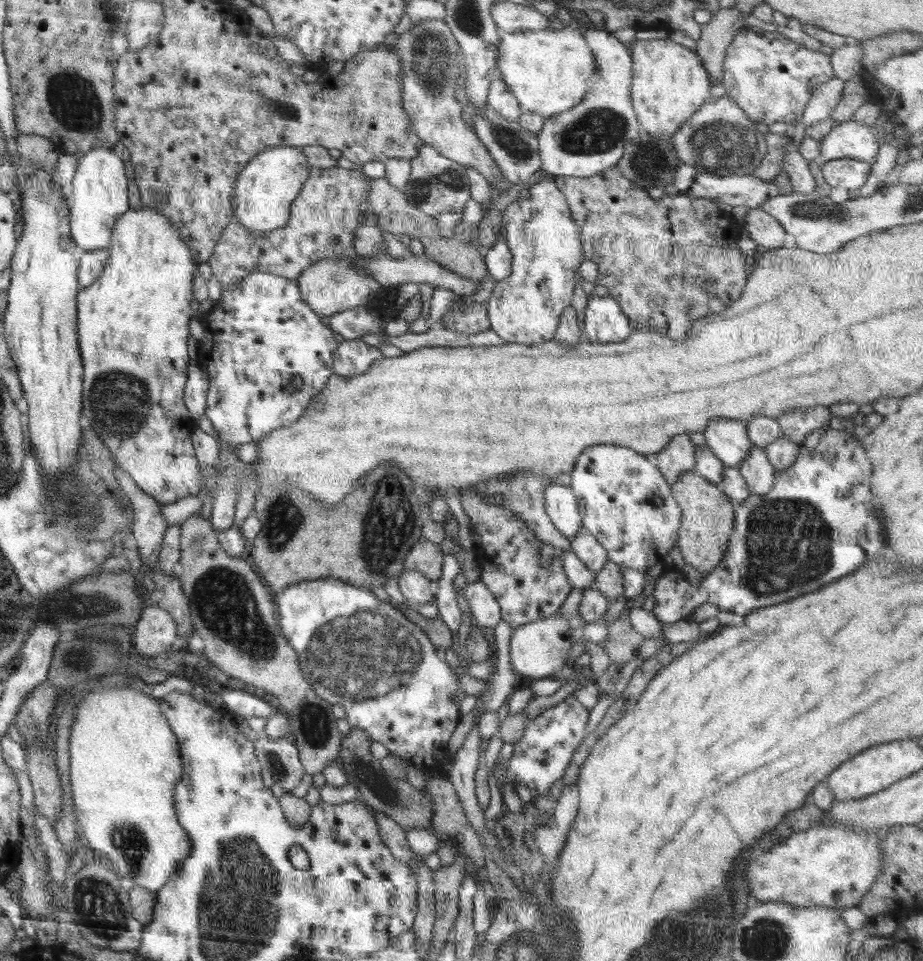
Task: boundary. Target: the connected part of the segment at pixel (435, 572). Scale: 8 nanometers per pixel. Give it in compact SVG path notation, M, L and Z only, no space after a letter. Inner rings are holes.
M427 538L420 540L408 551L405 559L404 569L416 570L424 575L430 582L438 581L442 573L444 553L436 543Z

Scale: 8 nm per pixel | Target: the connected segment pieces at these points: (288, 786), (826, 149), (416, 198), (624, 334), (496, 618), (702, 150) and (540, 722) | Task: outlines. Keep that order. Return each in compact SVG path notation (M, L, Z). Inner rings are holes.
M259 735L254 744L260 766L274 771L275 779L280 782L285 793L300 784L305 770L299 759L299 750L294 743L286 741L284 737L272 740Z
M853 119L833 126L821 140L818 162L834 159L858 159L872 164L878 154L880 142L871 126Z
M426 144L413 159L410 159L410 162L411 173L402 191L414 208L431 217L444 212L458 212L465 208L466 201L471 194L466 167L462 163L446 158L434 147Z
M601 291L588 298L584 314L587 340L598 344L622 342L632 333L628 317L614 298Z
M481 581L468 582L457 592L470 604L472 616L479 626L494 628L501 620L501 608L494 593Z
M729 97L712 98L706 101L671 136L675 155L682 163L693 166L699 172L714 173L718 176L742 176L754 172L767 153L767 140L760 135L757 123L750 120L746 113Z
M556 704L534 720L525 728L522 738L514 743L512 757L506 762L507 778L514 785L514 781L525 784L531 794L548 796L550 787L564 774L571 756L578 745L584 740L589 711L581 705Z

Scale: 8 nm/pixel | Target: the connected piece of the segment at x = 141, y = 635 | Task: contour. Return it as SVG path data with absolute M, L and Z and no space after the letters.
M145 607L134 625L133 641L138 653L154 658L175 646L177 624L167 610Z

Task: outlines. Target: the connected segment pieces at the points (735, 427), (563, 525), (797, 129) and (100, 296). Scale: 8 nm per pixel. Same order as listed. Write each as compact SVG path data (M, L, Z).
M722 417L709 422L702 433L706 446L724 466L739 467L754 446L749 440L746 422Z
M552 482L544 491L545 511L552 524L572 540L583 527L579 505L573 491L561 482Z
M834 77L826 84L820 84L818 90L814 90L814 94L806 103L804 112L799 118L800 121L798 124L795 122L792 124L791 138L797 144L797 148L799 148L800 140L807 136L805 134L807 128L829 117L833 106L838 104L842 96L842 89L844 89L844 81Z
M144 204L137 209L130 209L126 211L125 215L120 216L118 228L114 228L114 244L109 244L107 247L109 260L106 262L100 278L89 287L83 288L77 298L78 344L80 345L81 359L85 365L85 400L82 407L84 421L90 428L94 429L96 436L104 442L104 446L108 447L114 466L128 472L132 480L135 480L136 486L142 492L152 496L162 506L191 495L198 495L198 476L202 473L199 471L199 463L191 442L197 424L191 420L191 414L184 402L184 389L189 365L186 342L188 342L189 337L188 324L190 324L190 316L193 313L190 309L190 303L193 299L192 280L194 280L194 272L196 272L199 262L191 255L190 249L179 237L176 228L170 224L170 220L166 219L167 216L161 215L160 212Z

